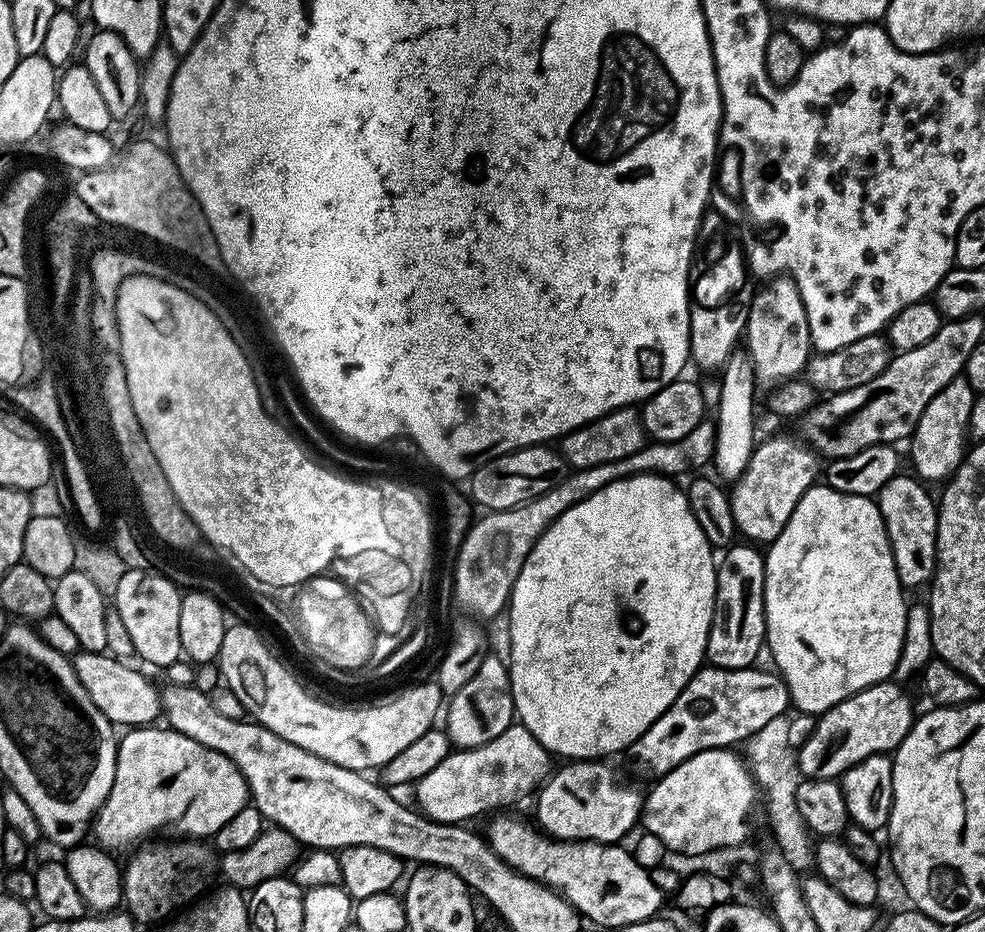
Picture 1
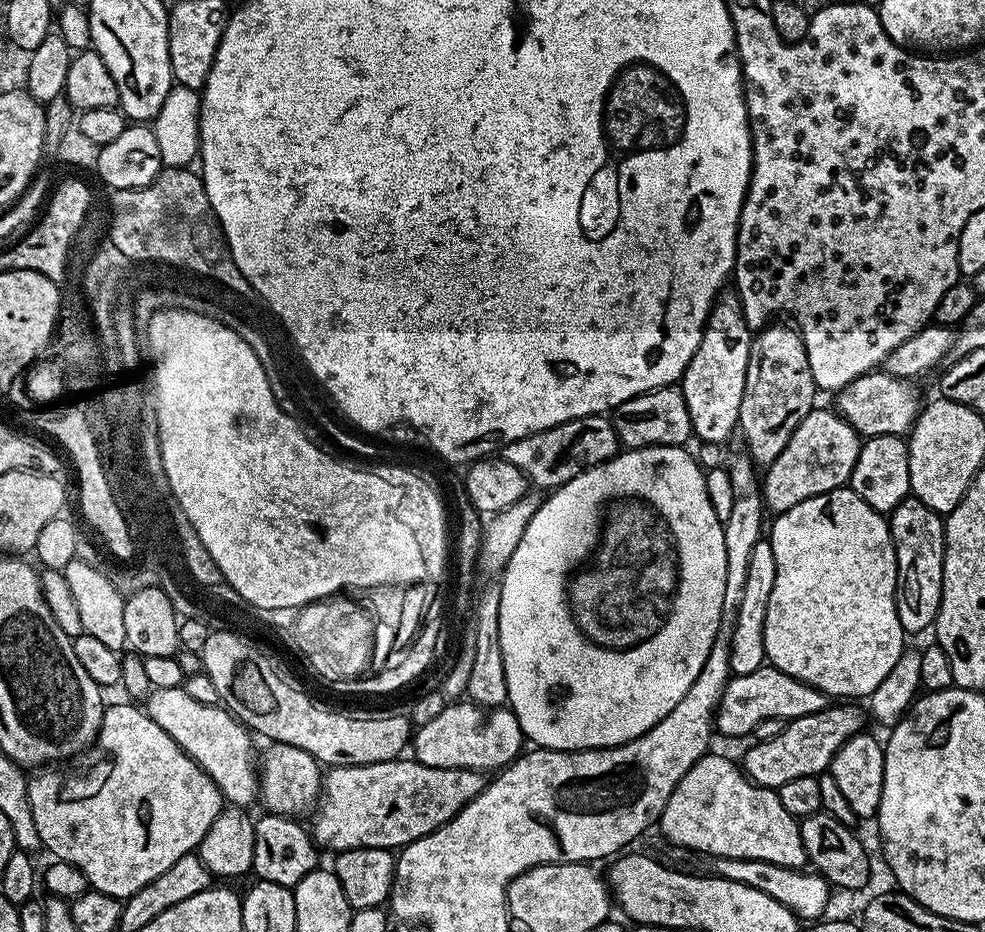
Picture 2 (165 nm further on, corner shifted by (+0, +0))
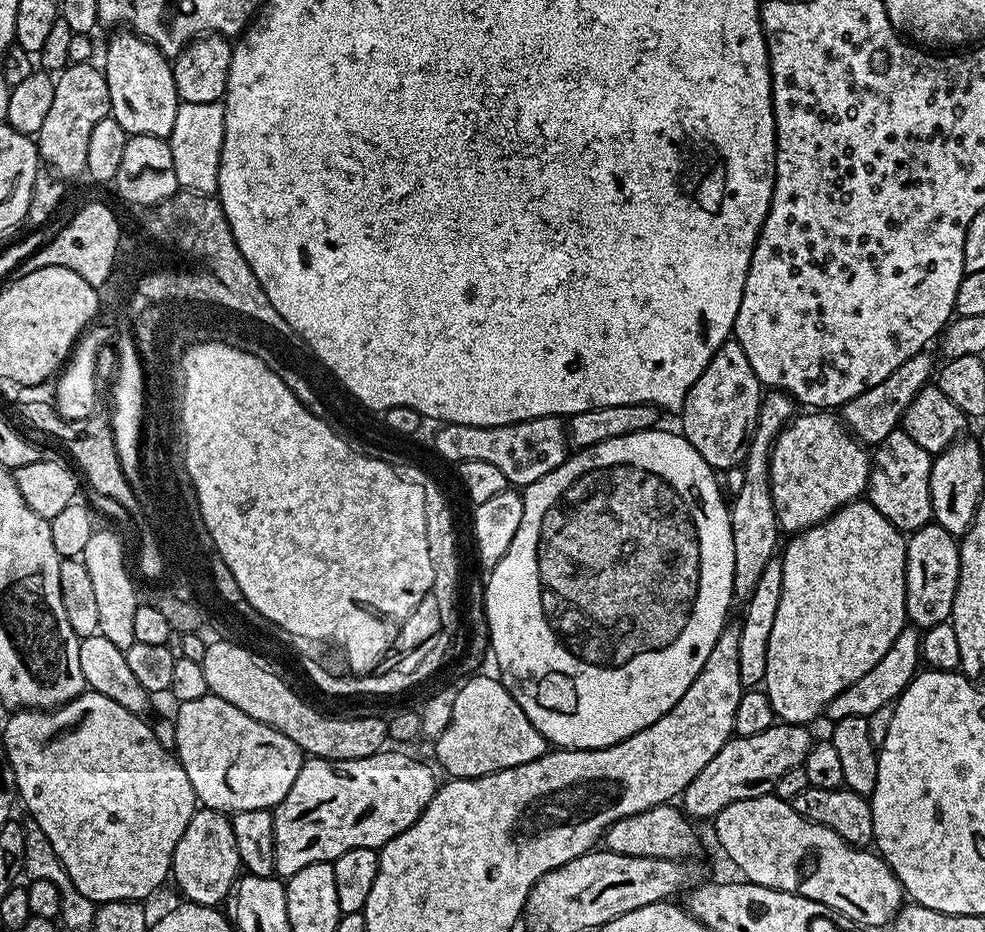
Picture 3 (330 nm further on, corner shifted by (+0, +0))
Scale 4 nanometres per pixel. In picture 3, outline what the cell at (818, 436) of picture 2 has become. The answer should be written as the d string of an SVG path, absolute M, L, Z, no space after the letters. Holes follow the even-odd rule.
M925 350L914 354L909 360L902 362L902 366L898 366L898 370L890 374L890 378L878 382L878 386L870 386L870 390L858 394L858 398L843 404L842 419L848 431L857 440L868 446L875 446L886 438L886 434L901 427L904 411L910 406L910 402L914 402L914 398L923 388L929 387L933 379L934 368L932 372L930 353L931 351Z

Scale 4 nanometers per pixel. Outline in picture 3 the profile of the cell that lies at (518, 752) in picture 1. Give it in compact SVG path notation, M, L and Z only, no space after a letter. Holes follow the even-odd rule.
M381 750L370 758L353 760L305 759L298 770L298 778L294 778L294 786L290 786L290 794L286 794L286 798L282 798L282 802L274 809L274 862L277 877L287 878L311 864L337 860L339 856L346 854L346 850L379 850L386 842L402 834L402 830L410 830L410 826L418 822L418 818L434 798L438 779L422 761L407 756L404 750L388 751Z

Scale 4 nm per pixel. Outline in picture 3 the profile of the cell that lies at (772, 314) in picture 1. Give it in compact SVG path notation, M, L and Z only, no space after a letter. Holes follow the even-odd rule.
M779 390L765 391L760 397L756 429L752 431L752 438L743 451L742 467L745 478L742 490L731 497L728 510L730 530L734 538L732 594L740 602L746 602L750 594L754 594L754 586L758 586L758 578L762 578L762 570L766 570L766 562L773 560L778 552L776 539L782 536L782 529L776 520L774 500L770 490L770 458L778 434L788 425L788 421L794 415L792 407L794 407L794 401L788 393Z

